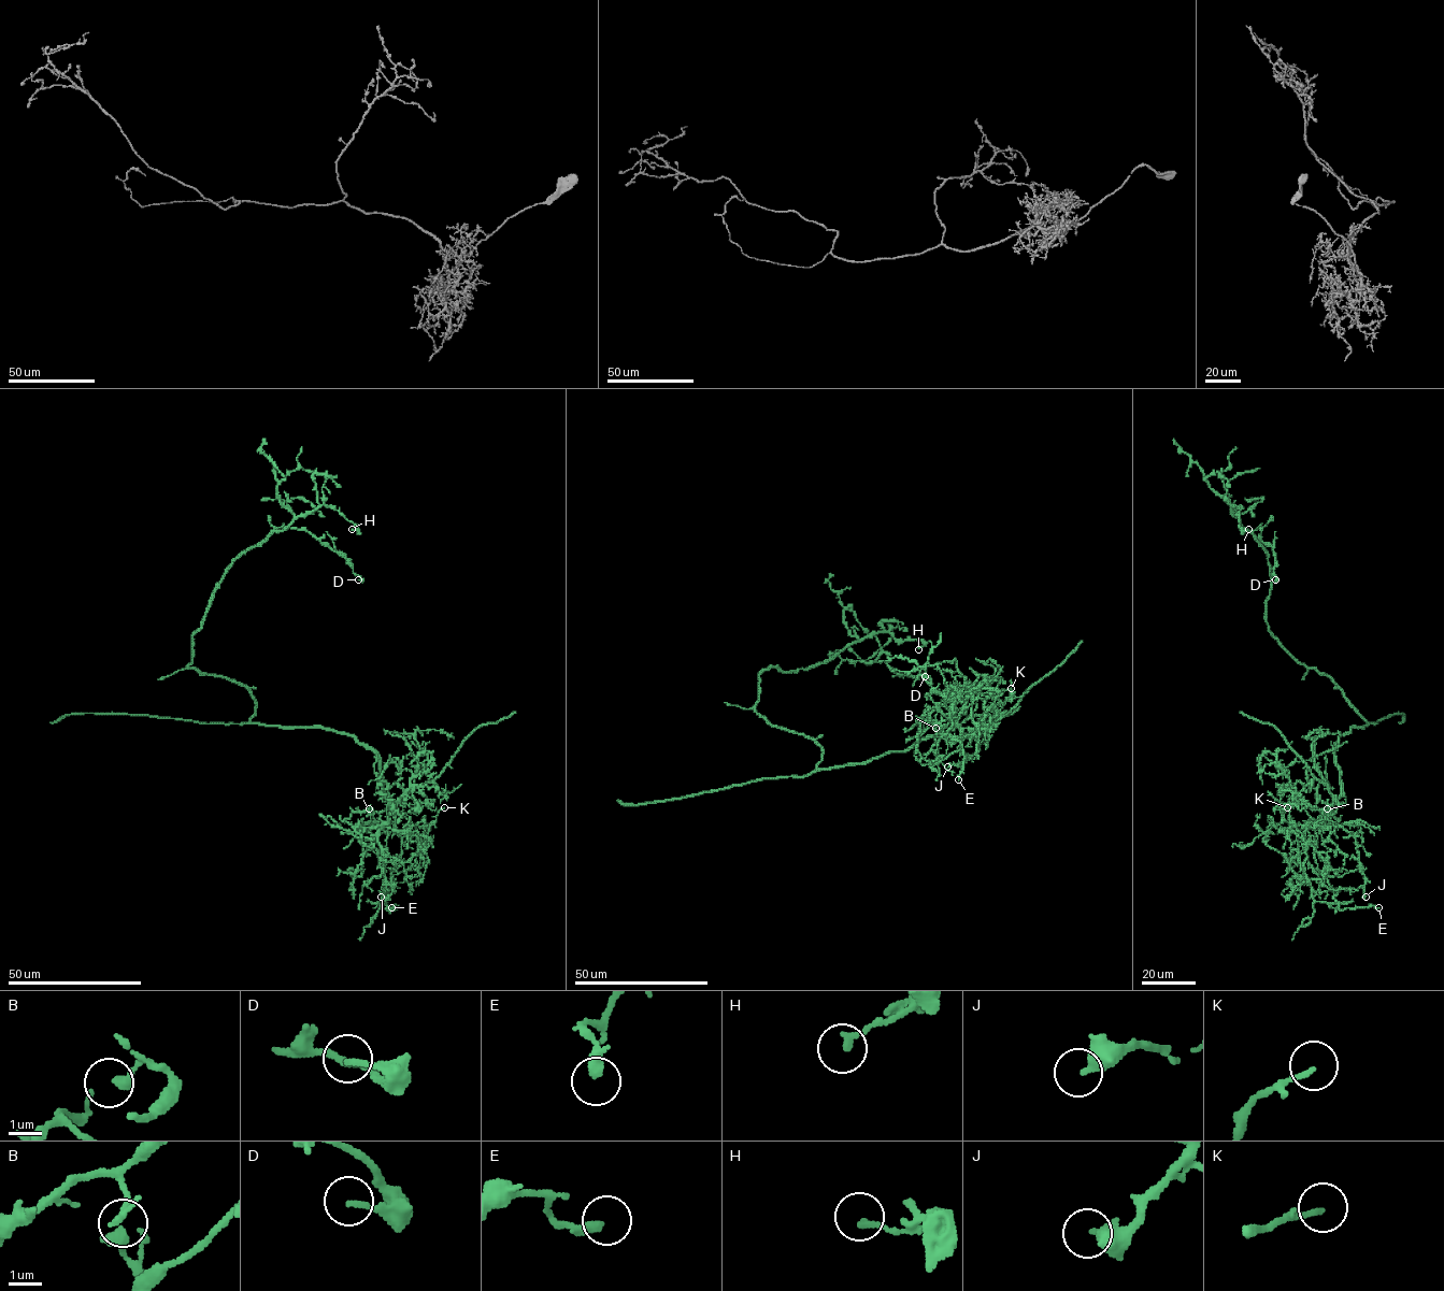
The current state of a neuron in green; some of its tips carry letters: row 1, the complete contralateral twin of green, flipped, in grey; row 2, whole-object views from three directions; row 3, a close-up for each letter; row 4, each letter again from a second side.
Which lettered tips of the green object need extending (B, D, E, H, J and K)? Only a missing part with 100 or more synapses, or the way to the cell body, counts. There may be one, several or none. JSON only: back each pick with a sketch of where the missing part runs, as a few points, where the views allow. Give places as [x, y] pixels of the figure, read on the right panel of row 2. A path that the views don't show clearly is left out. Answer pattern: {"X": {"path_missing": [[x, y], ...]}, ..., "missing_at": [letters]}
{"missing_at": []}

